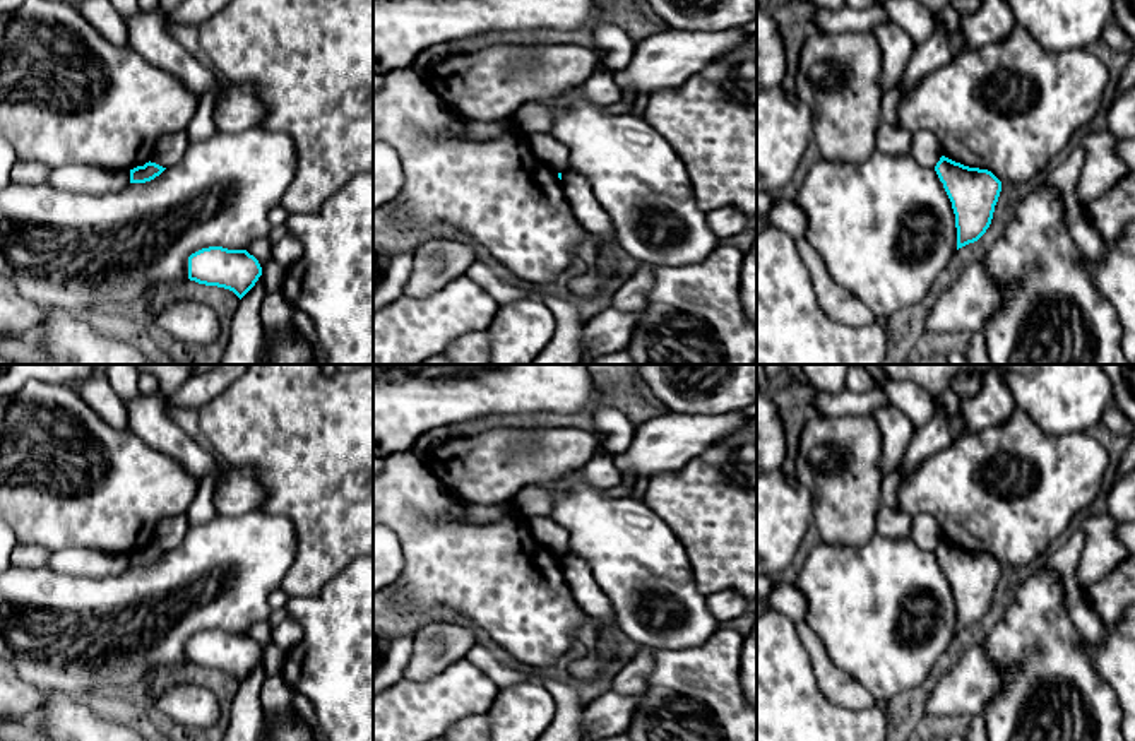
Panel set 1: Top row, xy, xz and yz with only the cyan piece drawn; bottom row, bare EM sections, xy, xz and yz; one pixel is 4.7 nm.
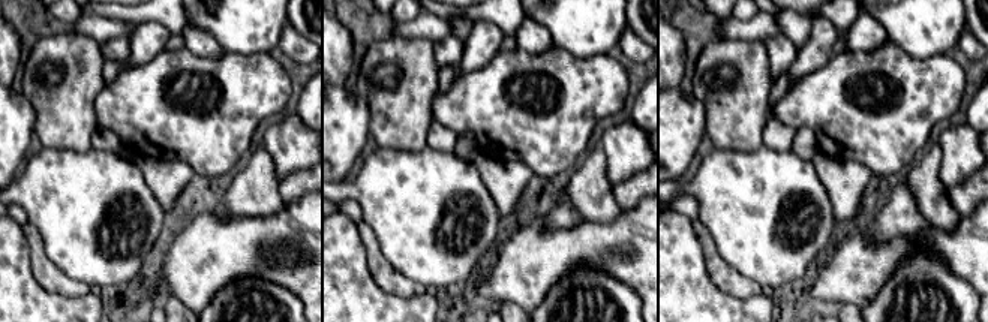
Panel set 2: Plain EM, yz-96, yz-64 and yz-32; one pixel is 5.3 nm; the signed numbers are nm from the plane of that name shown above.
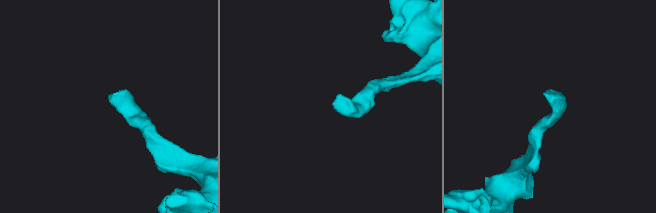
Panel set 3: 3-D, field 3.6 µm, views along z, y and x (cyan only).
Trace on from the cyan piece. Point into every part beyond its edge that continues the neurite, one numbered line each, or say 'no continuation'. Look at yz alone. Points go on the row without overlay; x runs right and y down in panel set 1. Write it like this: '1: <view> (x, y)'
no continuation

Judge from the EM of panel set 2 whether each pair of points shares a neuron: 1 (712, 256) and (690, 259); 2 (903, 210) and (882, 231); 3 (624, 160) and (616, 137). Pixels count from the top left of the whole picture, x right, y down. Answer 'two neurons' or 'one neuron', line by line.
1: two neurons
2: one neuron
3: one neuron

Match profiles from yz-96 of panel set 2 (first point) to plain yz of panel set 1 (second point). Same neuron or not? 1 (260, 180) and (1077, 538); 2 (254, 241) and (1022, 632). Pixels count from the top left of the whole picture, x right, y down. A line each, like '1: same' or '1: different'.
1: same
2: different

